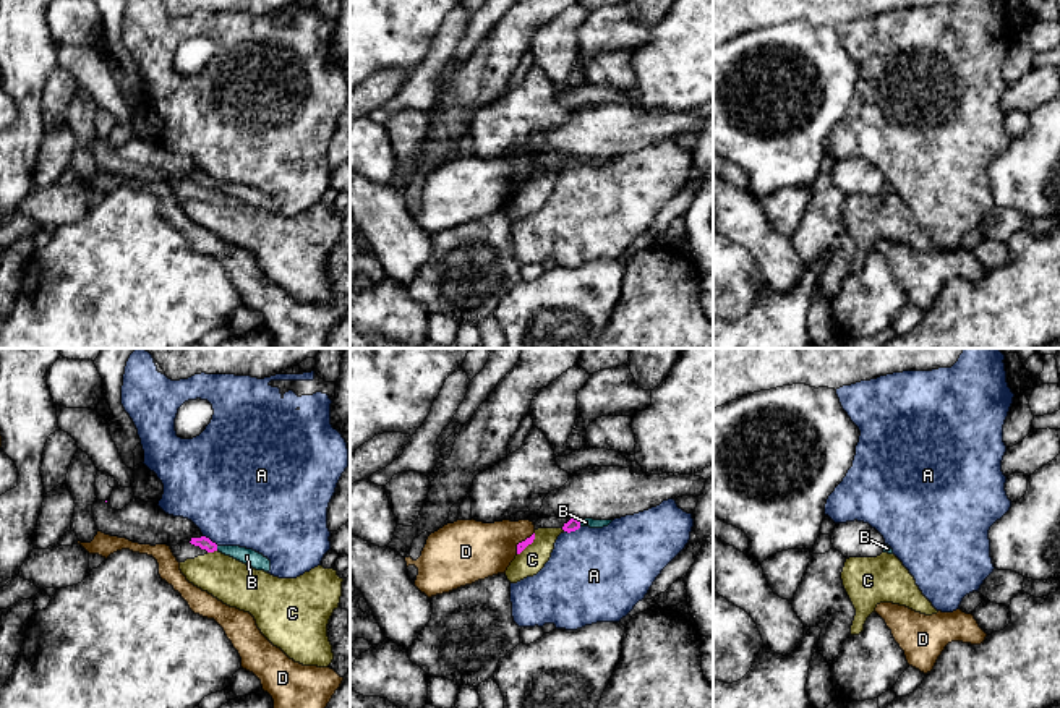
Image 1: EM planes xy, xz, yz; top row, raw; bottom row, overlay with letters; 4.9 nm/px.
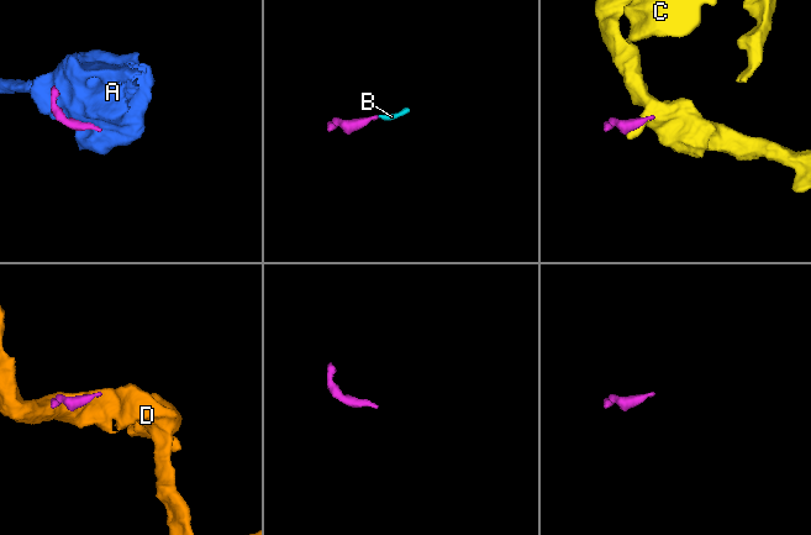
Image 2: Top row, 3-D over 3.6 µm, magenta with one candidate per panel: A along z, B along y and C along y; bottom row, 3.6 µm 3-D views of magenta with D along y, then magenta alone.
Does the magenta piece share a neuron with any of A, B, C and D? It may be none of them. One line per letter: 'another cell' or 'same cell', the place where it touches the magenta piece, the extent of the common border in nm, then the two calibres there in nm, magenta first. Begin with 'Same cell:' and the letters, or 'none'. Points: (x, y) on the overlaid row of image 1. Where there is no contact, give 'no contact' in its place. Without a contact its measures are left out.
Same cell: B
A: another cell; meets magenta in xz at (572, 530); contact 90 nm long; 60 nm thick on the magenta side, 460 nm on the other
B: same cell; meets magenta in xz at (579, 524); contact 30 nm long; 60 nm thick on the magenta side, 50 nm on the other
C: another cell; meets magenta in xy at (211, 551); contact 50 nm long; 60 nm thick on the magenta side, 220 nm on the other
D: another cell; meets magenta in xz at (522, 541); contact 140 nm long; 50 nm thick on the magenta side, 300 nm on the other

